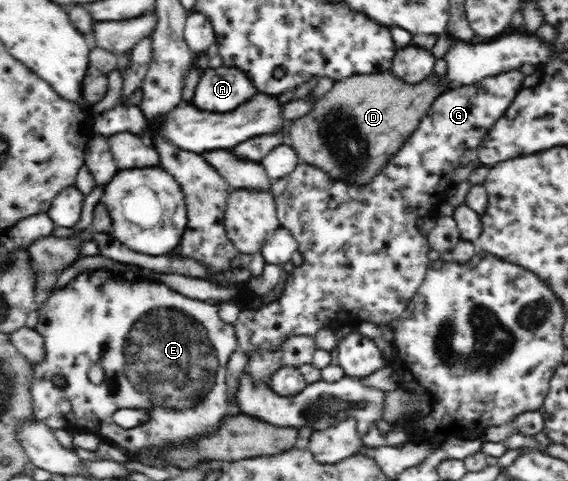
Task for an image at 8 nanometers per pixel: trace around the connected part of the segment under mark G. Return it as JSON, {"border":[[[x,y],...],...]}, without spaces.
{"border":[[[515,69],[483,78],[469,86],[445,91],[433,101],[417,130],[369,184],[351,185],[329,176],[316,166],[301,162],[291,174],[273,180],[270,190],[276,202],[280,226],[291,231],[295,237],[303,261],[287,276],[279,299],[269,304],[244,308],[238,314],[235,328],[239,350],[245,354],[278,350],[287,338],[303,335],[313,337],[329,324],[329,320],[337,317],[338,320],[353,317],[379,326],[395,324],[421,286],[430,266],[427,257],[430,244],[426,235],[419,231],[417,220],[435,214],[439,201],[433,195],[438,189],[447,187],[449,177],[460,166],[459,158],[463,152],[477,148],[495,122],[504,116],[507,107],[511,106],[512,100],[523,88],[526,76]]]}

